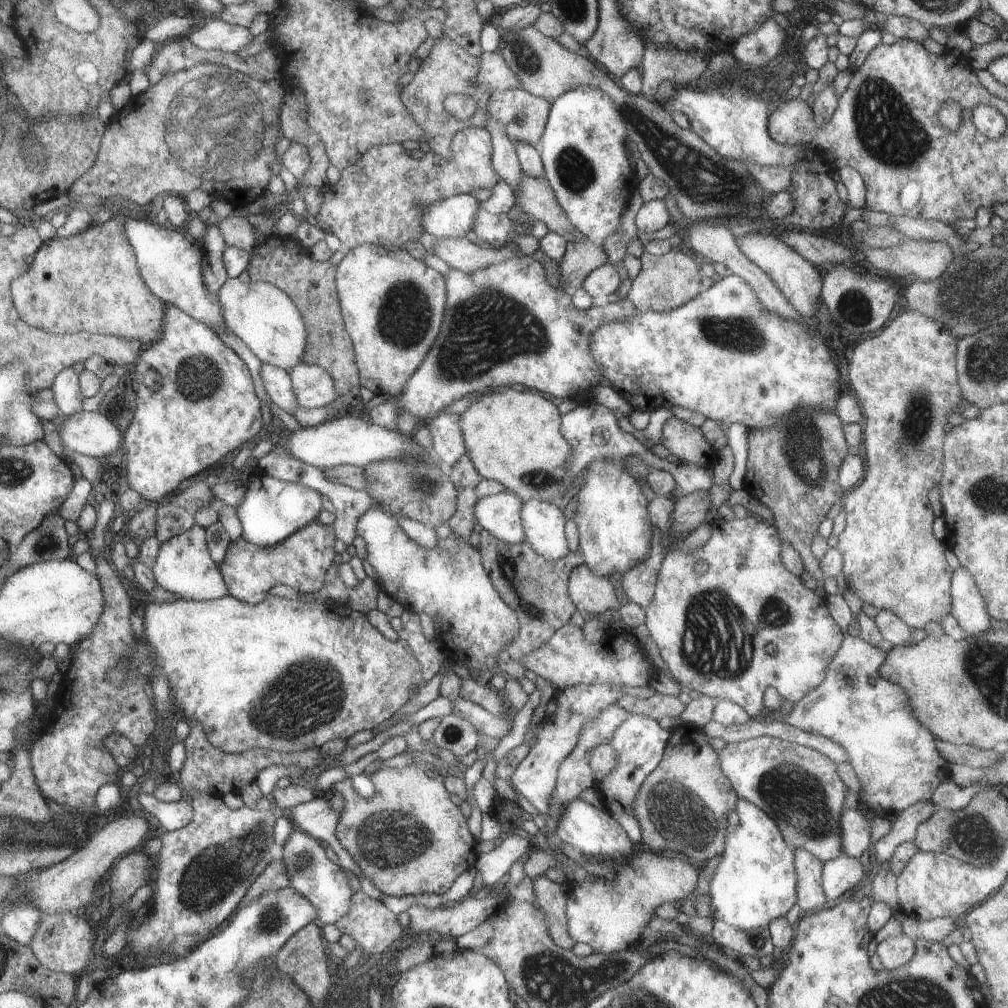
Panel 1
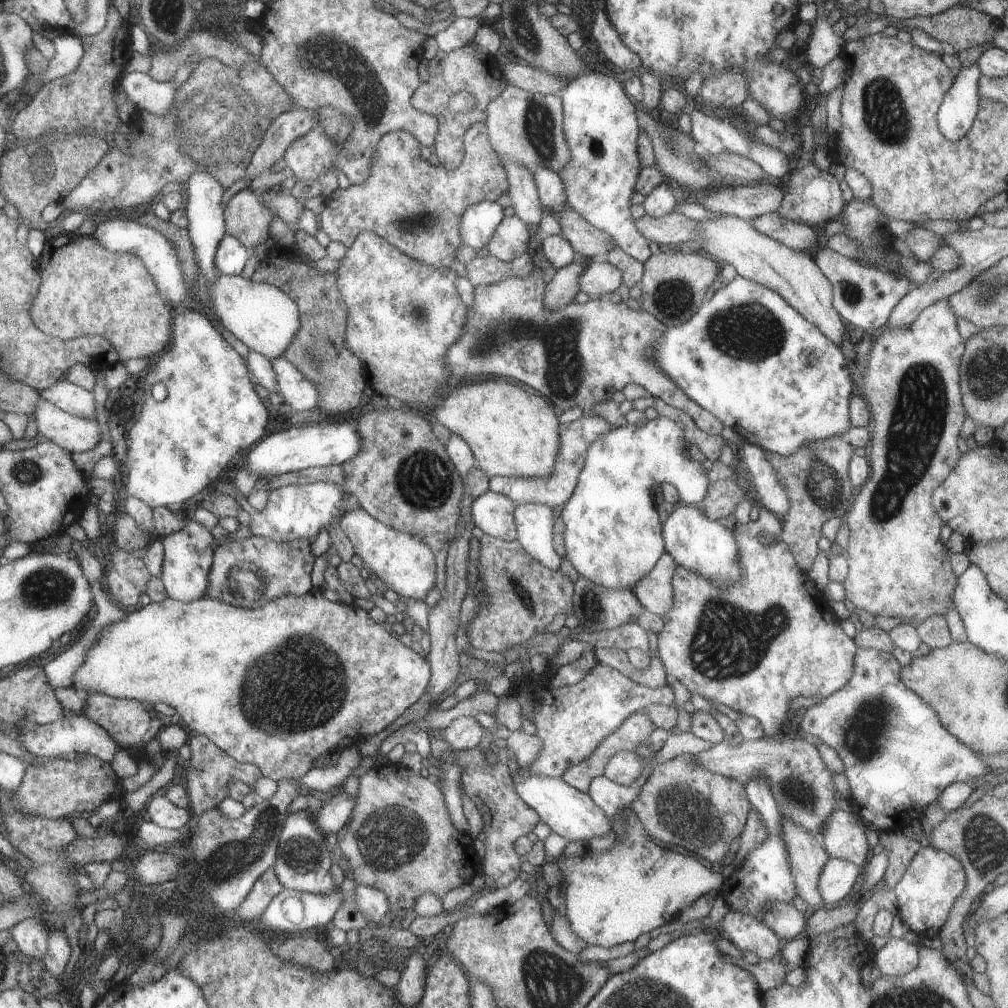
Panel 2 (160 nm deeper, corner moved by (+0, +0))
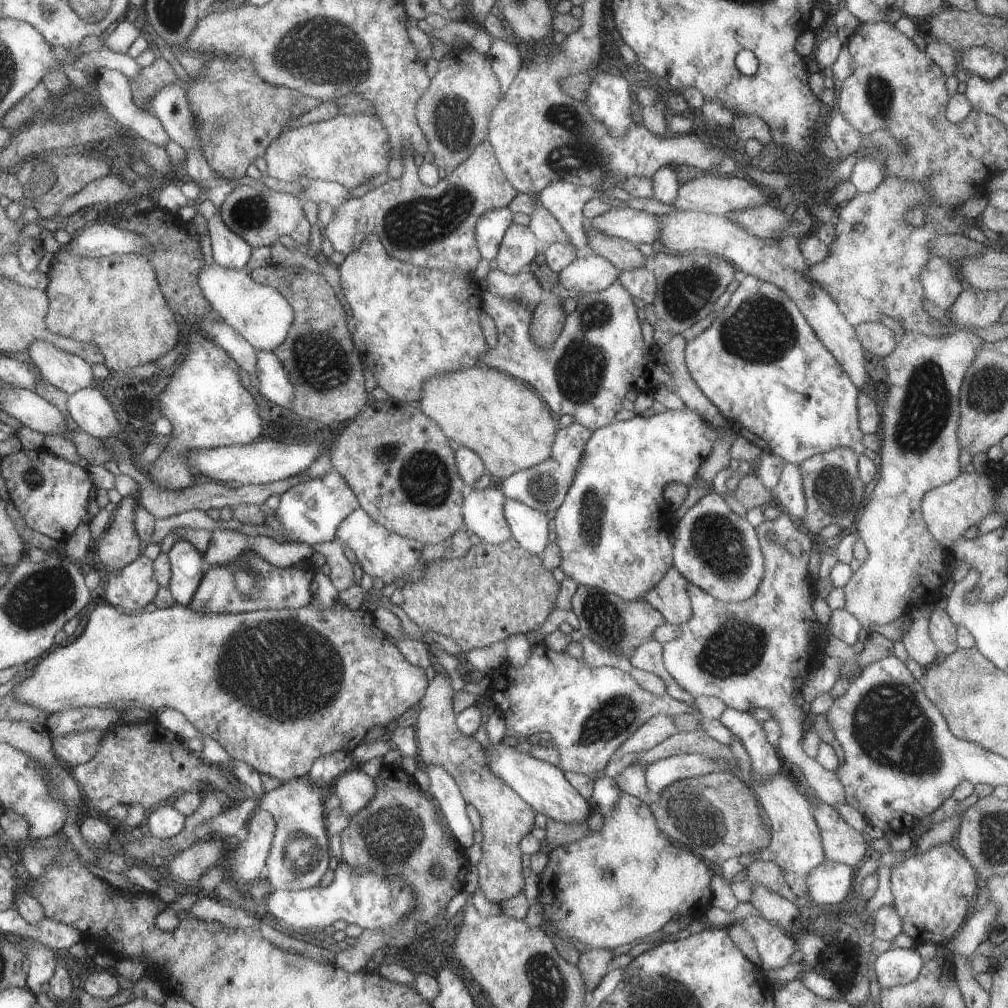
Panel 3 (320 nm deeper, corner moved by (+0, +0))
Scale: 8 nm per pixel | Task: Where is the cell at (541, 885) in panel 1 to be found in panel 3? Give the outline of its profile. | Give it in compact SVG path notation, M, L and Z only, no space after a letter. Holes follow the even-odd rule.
M586 948L580 952L577 966L588 990L587 996L594 992L605 979L614 958L615 954L610 949Z

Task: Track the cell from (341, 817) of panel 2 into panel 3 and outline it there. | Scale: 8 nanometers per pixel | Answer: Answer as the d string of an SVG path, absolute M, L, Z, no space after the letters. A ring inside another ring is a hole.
M362 770L345 771L335 779L329 787L340 799L340 808L348 816L366 808L376 794L374 779Z

